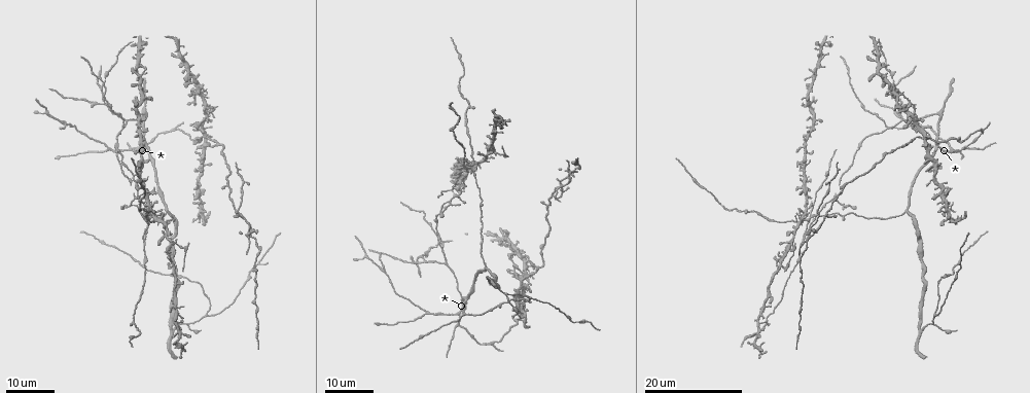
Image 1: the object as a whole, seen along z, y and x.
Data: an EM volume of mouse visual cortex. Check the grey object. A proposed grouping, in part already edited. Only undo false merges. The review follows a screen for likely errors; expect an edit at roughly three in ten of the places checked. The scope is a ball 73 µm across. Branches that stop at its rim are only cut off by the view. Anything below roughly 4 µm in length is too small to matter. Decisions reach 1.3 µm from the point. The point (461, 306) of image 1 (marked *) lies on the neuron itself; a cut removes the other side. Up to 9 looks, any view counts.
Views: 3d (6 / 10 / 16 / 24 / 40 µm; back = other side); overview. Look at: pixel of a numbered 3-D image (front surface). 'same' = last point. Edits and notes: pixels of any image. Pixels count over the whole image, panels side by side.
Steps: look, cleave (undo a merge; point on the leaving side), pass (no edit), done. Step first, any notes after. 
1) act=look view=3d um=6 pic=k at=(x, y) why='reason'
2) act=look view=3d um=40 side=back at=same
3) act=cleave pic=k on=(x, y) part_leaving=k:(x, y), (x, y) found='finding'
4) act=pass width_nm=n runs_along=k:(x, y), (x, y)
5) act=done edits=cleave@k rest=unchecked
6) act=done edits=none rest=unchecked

act=look view=3d um=16 pic=1 at=(888, 129) why='two arms in line, one across'

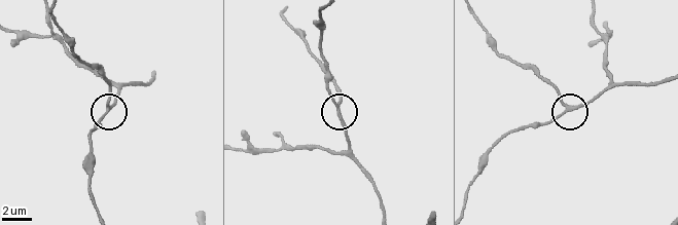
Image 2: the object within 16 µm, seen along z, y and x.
act=look view=3d um=6 pic=2 at=(568, 110)

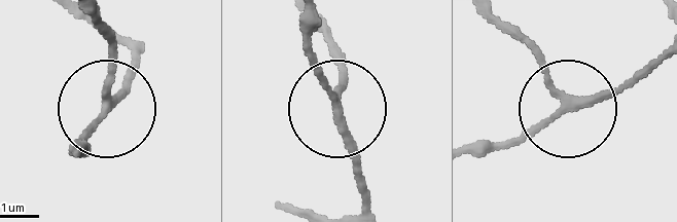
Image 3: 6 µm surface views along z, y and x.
act=pass width_nm=190 runs_along=3:(657, 58), (494, 149) found='continuous, no second neuron'

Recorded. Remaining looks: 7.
act=look view=3d um=24 pic=1 at=(936, 147) why='three-way junction'

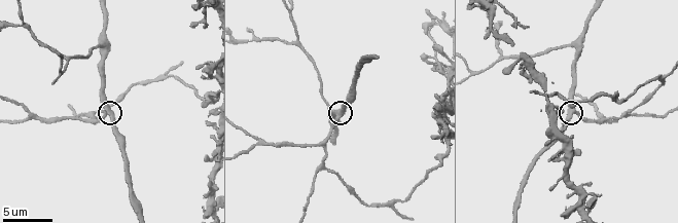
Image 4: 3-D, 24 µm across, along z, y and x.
act=look view=3d um=6 pic=4 at=(109, 112)

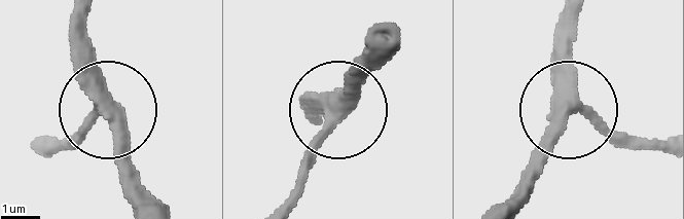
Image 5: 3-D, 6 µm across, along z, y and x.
act=look view=3d um=6 side=back pic=5 at=(334, 100)

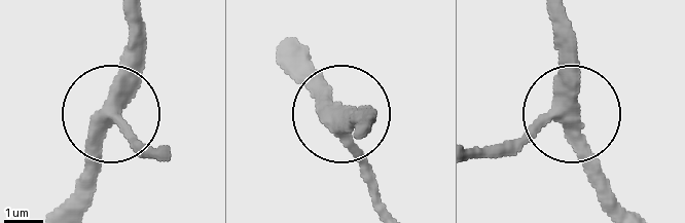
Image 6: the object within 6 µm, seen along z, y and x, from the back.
act=pass arms=3 runs_along=6:(511, 145), (564, 109), (567, 21) found='all the same neuron'

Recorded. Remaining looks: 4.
act=look view=3d um=10 pic=4 at=(322, 166) why='three-way junction'

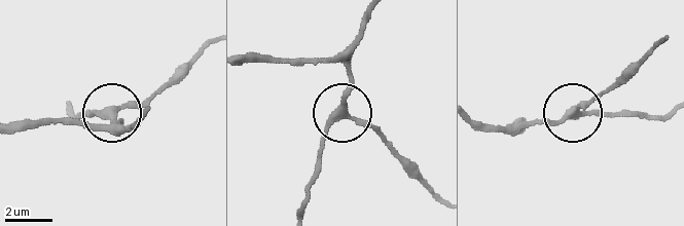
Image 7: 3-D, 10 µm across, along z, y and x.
act=pass runs_along=7:(481, 125), (549, 125), (579, 114), (624, 114) found='continuous, no second neuron'

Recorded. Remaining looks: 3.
act=look view=3d um=24 pic=1 at=(191, 89)

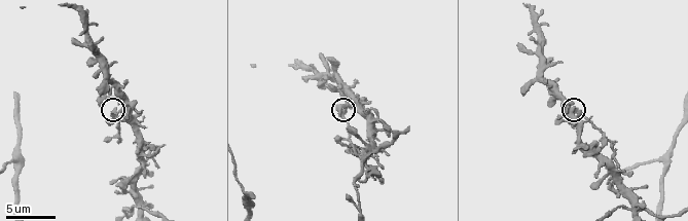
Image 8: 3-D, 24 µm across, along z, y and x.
act=look view=3d um=6 pic=8 at=(114, 112)

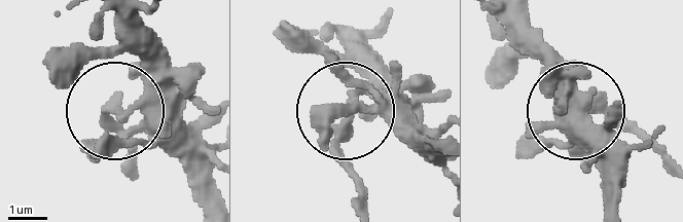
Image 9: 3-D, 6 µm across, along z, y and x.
act=cleave pic=9 on=(101, 112) width_nm=280 part_leaving=9:(123, 109), (113, 122), (127, 169) found='two neurons meet here'

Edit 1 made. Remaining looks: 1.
act=done edits=cleave@9 rest=unchecked

